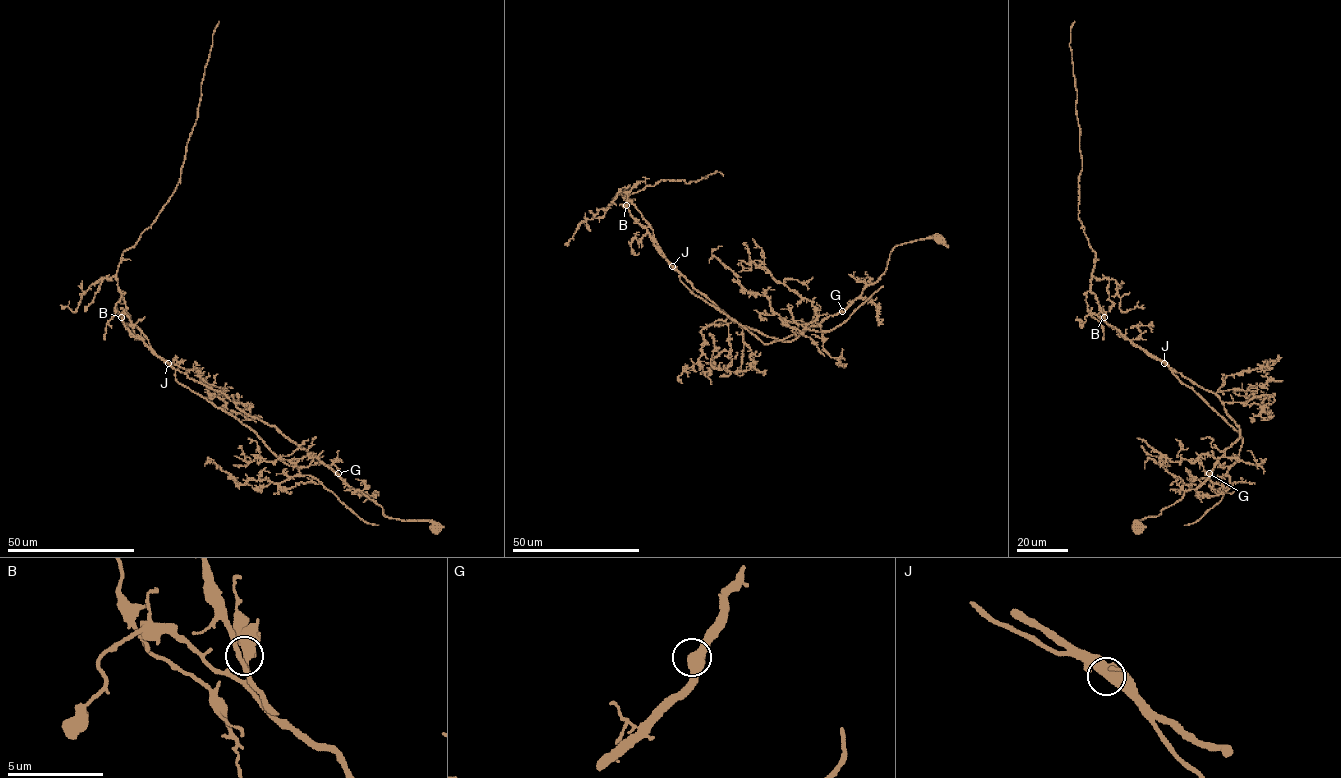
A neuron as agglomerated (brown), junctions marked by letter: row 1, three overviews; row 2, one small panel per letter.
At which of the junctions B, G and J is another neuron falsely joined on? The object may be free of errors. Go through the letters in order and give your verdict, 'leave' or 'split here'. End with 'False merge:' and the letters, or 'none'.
B: leave
G: leave
J: split here
False merge: J

